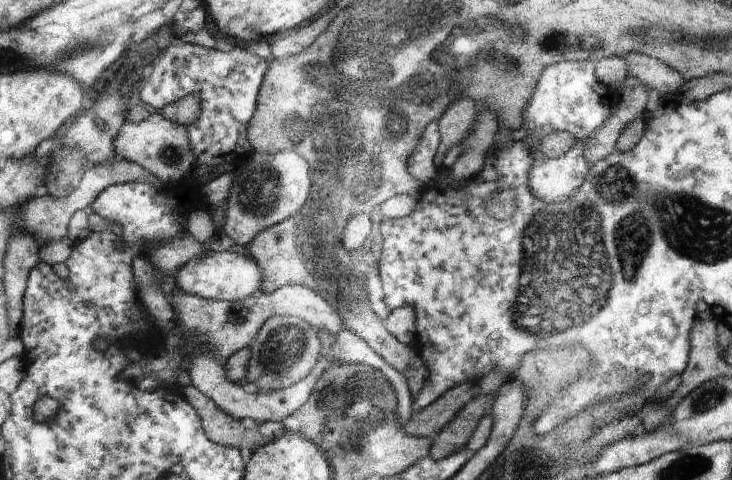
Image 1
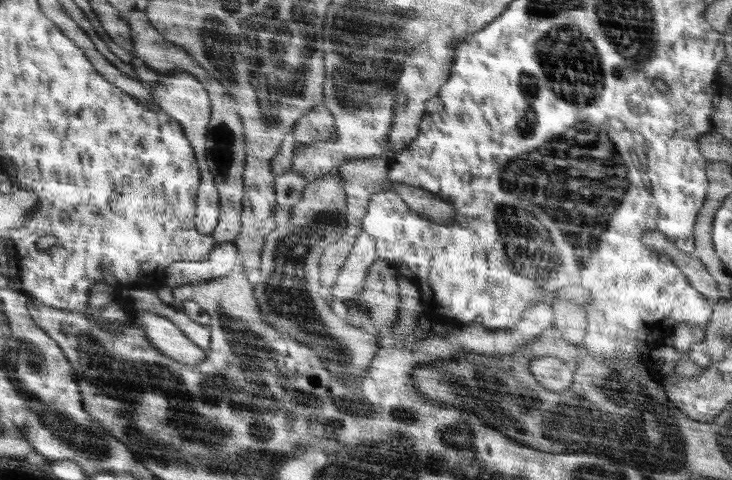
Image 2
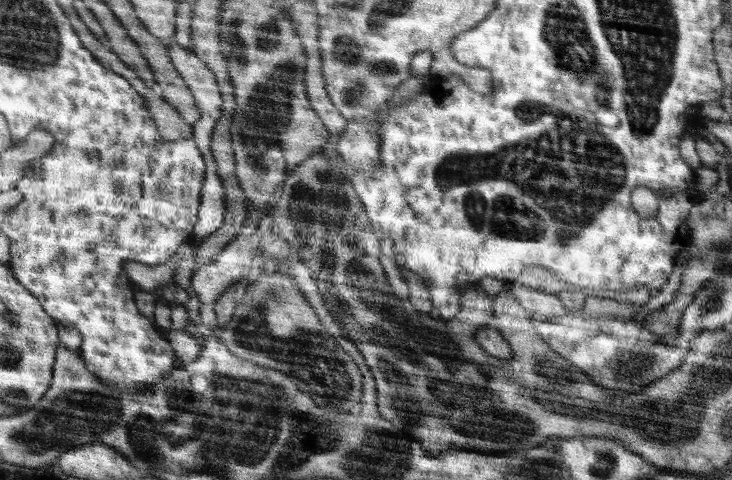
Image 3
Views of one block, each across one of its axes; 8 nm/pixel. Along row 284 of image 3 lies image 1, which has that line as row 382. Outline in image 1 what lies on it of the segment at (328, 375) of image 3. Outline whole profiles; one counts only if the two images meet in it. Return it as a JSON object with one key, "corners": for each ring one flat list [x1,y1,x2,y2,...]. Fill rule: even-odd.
{"corners":[[277,316,261,328,258,340,250,347,252,355,249,362,249,388,268,390,268,388,286,388,299,383,314,369,320,360,320,333,308,326,300,318,292,316],[272,384,272,386,270,386]]}

